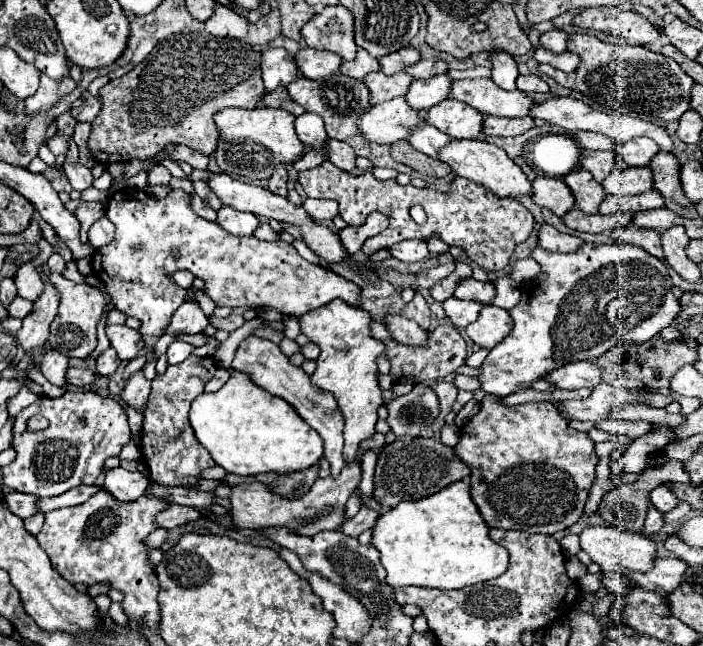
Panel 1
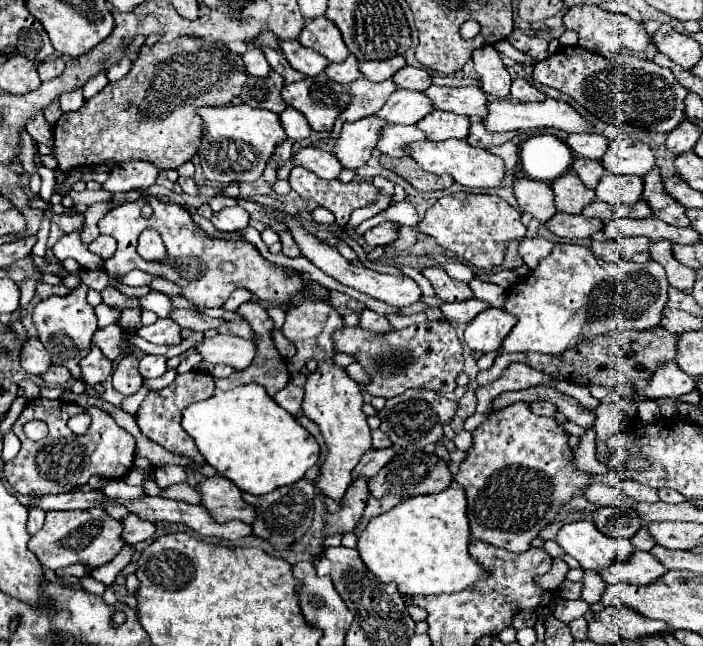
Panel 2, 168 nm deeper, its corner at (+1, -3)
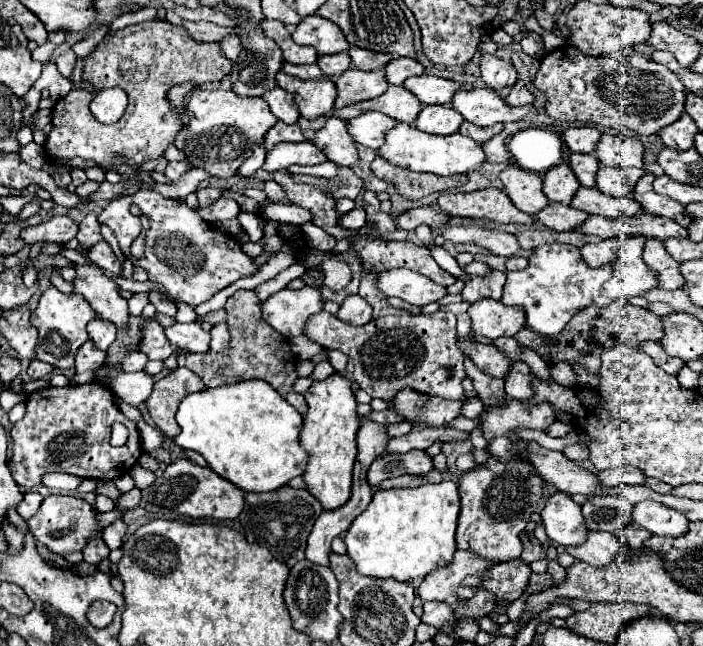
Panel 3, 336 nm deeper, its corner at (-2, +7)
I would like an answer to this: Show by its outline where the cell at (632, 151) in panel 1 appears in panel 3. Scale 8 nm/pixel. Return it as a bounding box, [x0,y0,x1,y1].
[595,134,645,168]

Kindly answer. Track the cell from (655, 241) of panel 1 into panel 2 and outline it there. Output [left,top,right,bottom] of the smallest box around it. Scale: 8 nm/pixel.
[590,238,648,262]

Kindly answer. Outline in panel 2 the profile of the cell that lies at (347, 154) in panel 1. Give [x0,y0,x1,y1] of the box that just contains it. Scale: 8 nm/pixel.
[278,146,342,180]

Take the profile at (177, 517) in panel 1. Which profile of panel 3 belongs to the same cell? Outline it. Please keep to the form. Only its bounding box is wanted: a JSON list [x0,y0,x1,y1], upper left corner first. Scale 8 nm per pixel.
[103,520,127,550]

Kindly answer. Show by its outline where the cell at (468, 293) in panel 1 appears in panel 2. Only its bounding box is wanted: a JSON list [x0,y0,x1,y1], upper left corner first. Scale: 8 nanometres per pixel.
[420,266,474,302]

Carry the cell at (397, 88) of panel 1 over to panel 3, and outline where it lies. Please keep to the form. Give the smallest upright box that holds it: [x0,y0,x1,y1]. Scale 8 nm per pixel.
[333,68,389,110]

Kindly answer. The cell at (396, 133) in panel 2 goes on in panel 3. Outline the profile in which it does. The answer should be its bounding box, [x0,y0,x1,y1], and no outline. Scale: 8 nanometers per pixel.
[349,112,397,150]

